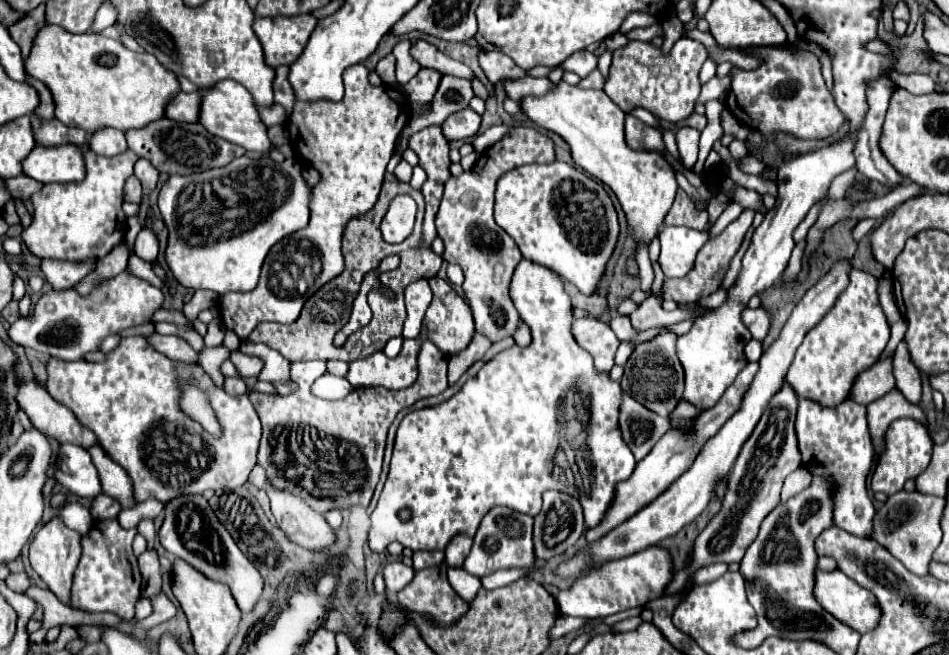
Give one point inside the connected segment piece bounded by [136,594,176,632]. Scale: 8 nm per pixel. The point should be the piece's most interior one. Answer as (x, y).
(163, 609)

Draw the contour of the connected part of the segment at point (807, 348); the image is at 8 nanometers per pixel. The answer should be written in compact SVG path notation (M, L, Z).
M850 270L850 284L838 296L832 310L806 334L804 342L796 350L796 358L786 374L786 382L792 386L798 398L818 402L820 406L838 406L848 396L856 378L874 366L884 352L890 326L878 302L878 280L862 270Z

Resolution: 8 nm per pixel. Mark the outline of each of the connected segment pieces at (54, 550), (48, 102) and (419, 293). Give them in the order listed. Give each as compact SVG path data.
M52 518L48 524L44 524L32 544L30 544L30 564L32 568L38 572L38 576L48 584L48 588L58 596L60 602L68 604L68 588L72 586L72 574L74 568L78 566L80 554L82 554L82 546L80 546L80 532L68 528L62 518Z
M30 82L32 88L36 88L38 96L40 96L40 104L36 108L36 112L40 114L40 118L54 118L54 102L52 102L52 94L46 90L46 86L42 82Z
M426 280L412 282L404 290L407 316L402 336L404 339L418 338L422 332L422 320L432 300L432 291Z

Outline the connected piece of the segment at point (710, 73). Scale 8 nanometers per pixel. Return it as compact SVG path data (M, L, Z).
M708 58L705 61L699 73L701 84L705 84L716 75L716 67L717 66L712 59Z

